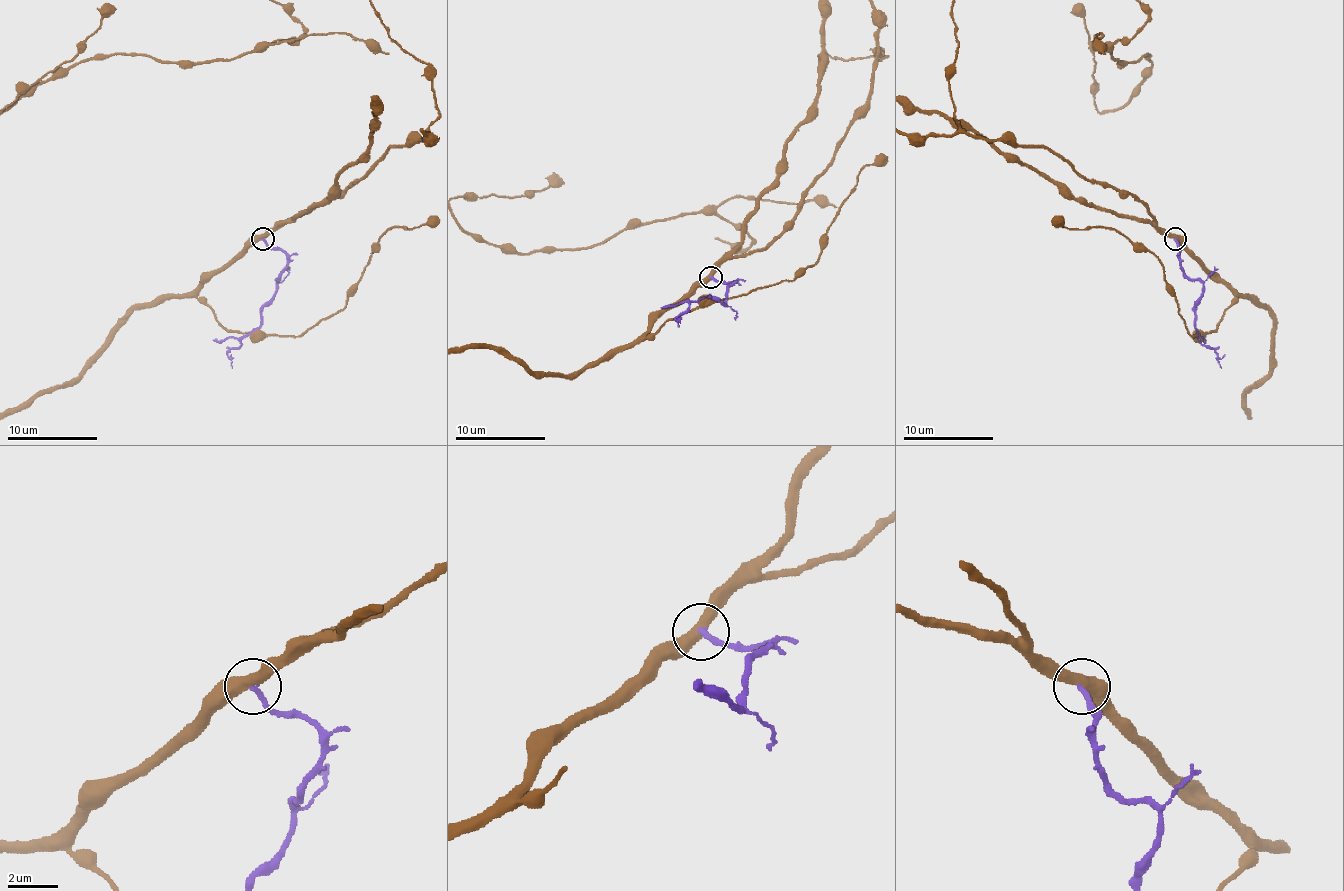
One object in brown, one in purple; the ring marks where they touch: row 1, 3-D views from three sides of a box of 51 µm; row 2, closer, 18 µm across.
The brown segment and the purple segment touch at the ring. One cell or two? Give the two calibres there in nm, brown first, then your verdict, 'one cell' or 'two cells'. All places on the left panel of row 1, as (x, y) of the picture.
calibres 440 and 200 nm; two cells

